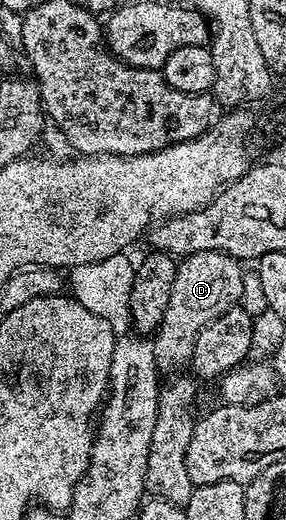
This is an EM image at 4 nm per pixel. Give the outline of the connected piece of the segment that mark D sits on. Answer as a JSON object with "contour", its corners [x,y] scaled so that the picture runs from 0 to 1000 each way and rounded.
{"contour":[[[769,483],[675,487],[615,512],[591,594],[577,594],[577,610],[535,646],[559,715],[636,715],[664,700],[675,667],[710,629],[846,577],[836,573],[850,567],[850,513],[839,500]]]}

